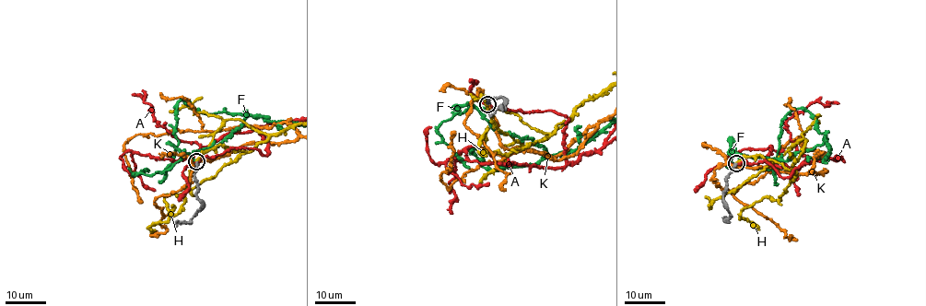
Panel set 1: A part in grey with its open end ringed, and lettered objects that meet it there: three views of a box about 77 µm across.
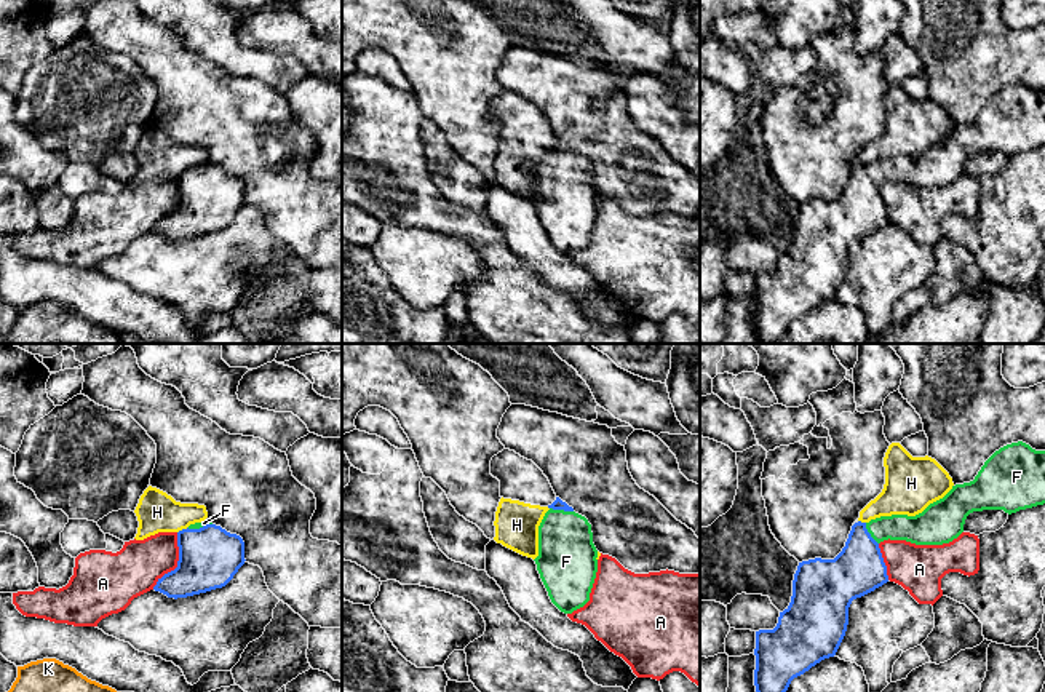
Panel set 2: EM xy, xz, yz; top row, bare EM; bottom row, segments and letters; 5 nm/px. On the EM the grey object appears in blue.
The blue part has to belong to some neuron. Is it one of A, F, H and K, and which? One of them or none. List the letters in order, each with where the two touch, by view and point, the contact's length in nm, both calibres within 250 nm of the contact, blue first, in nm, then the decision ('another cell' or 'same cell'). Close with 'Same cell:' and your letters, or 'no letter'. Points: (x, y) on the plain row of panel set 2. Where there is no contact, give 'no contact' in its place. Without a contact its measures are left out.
A: contact xy (178, 205); length 320 nm; calibres 300 and 260 nm; another cell
F: contact xz (561, 151); length 120 nm; calibres 60 and 280 nm; same cell
H: contact xy (182, 171); length 70 nm; calibres 300 and 200 nm; another cell
K: no contact; another cell
Same cell: F

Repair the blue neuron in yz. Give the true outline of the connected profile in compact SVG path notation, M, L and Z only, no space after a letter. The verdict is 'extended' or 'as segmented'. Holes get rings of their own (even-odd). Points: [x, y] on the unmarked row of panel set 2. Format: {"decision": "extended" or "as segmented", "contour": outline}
{"decision": "extended", "contour": "M1018 83L995 93L973 123L956 126L940 142L916 158L892 157L855 165L845 189L834 201L809 201L797 208L789 248L780 254L773 272L756 273L754 328L761 344L777 344L791 323L824 300L834 299L848 267L848 249L888 224L879 185L906 182L916 187L943 187L964 174L965 161L973 153L1003 152L1011 157L1045 145L1045 93L1035 93Z"}

